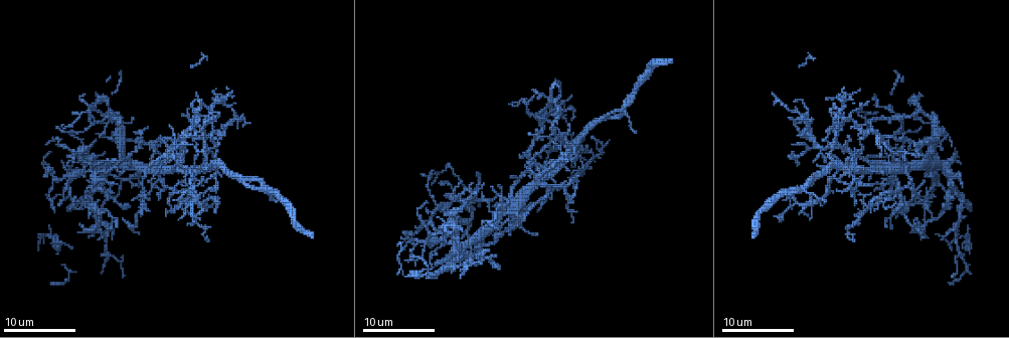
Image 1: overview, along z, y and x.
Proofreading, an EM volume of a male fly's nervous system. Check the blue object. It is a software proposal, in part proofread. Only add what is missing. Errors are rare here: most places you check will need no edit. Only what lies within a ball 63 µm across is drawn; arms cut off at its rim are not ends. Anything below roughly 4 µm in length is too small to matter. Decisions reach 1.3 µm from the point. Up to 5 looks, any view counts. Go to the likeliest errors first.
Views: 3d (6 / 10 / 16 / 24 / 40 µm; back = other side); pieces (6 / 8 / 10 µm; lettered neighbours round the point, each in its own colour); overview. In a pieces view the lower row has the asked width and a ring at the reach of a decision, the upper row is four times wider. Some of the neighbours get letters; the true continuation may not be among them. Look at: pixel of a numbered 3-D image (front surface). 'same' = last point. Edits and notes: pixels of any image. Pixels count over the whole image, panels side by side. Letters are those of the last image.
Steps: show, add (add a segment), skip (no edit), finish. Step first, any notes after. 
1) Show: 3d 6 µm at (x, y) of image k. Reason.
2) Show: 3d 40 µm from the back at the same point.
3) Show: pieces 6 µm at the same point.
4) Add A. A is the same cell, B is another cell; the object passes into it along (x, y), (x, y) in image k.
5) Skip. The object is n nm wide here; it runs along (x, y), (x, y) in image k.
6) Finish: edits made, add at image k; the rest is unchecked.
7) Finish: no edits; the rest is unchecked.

Show: pieces 10 µm at (111, 193) of image 1. Thin end.

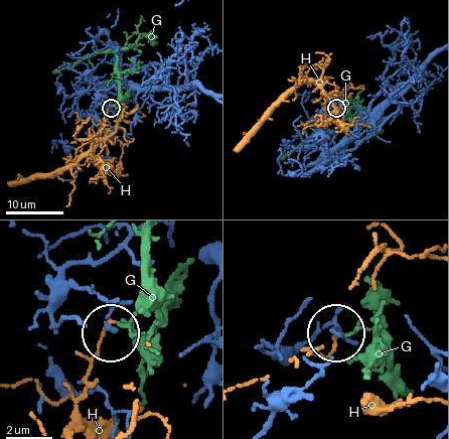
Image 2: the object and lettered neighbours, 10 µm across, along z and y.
Skip. The object is 160 nm wide here; G and H are other cells; it runs along (126, 239), (65, 274), (103, 303), (108, 329) in image 2; none of them fits.

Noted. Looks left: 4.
Show: pieces 6 µm at (478, 171) of image 1. Free end.

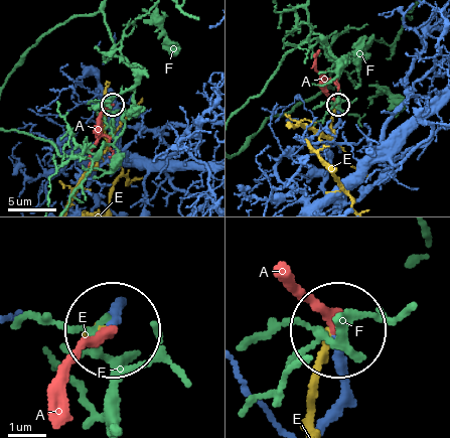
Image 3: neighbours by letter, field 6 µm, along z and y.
Add A. The object is 240 nm wide here; A is the same cell, E and F are other cells; the object passes into it along (114, 306), (114, 331), (85, 344), (65, 402) in image 3; the cell continues.

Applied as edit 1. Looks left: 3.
Show: overview.

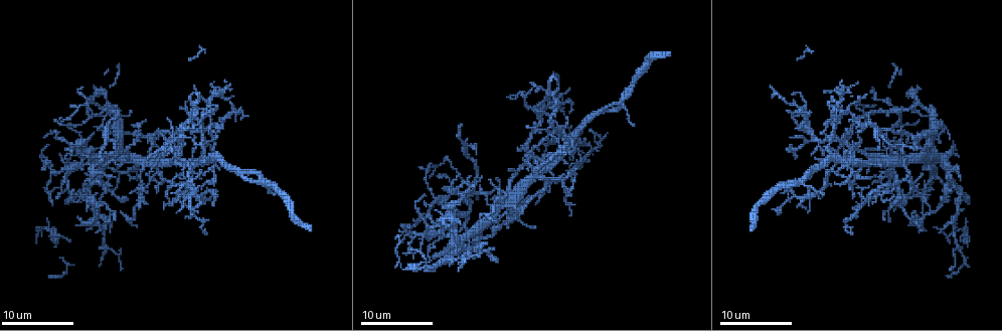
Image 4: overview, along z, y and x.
Show: 3d 6 µm at (459, 126) of image 4. Branch stops here.

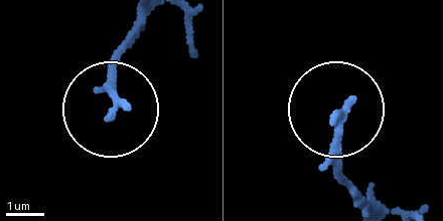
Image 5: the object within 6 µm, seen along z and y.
Show: pieces 8 µm at (347, 102) of image 5.

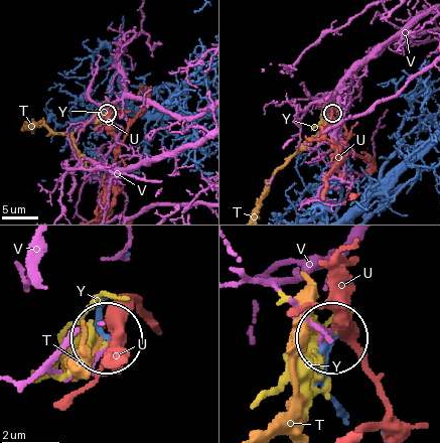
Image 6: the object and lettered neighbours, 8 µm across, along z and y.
Skip. T, U, V and Y are other cells; none of them fits.

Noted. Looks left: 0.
Finish: edits made, add at image 3; the rest is unchecked.

